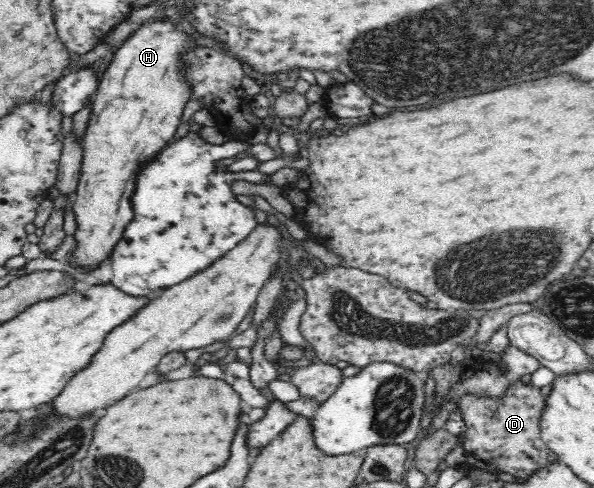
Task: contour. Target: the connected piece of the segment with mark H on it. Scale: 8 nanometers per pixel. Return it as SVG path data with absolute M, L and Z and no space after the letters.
M169 20L145 23L119 46L103 74L103 80L99 82L82 142L84 153L80 179L71 202L71 211L77 223L76 232L72 235L76 245L66 260L85 274L93 274L101 268L101 263L109 258L113 247L122 239L123 231L134 217L130 200L136 189L140 168L164 149L181 124L181 114L186 102L192 98L192 88L189 87L188 78L181 74L180 57L191 46L195 46L195 40L189 34L179 32Z

